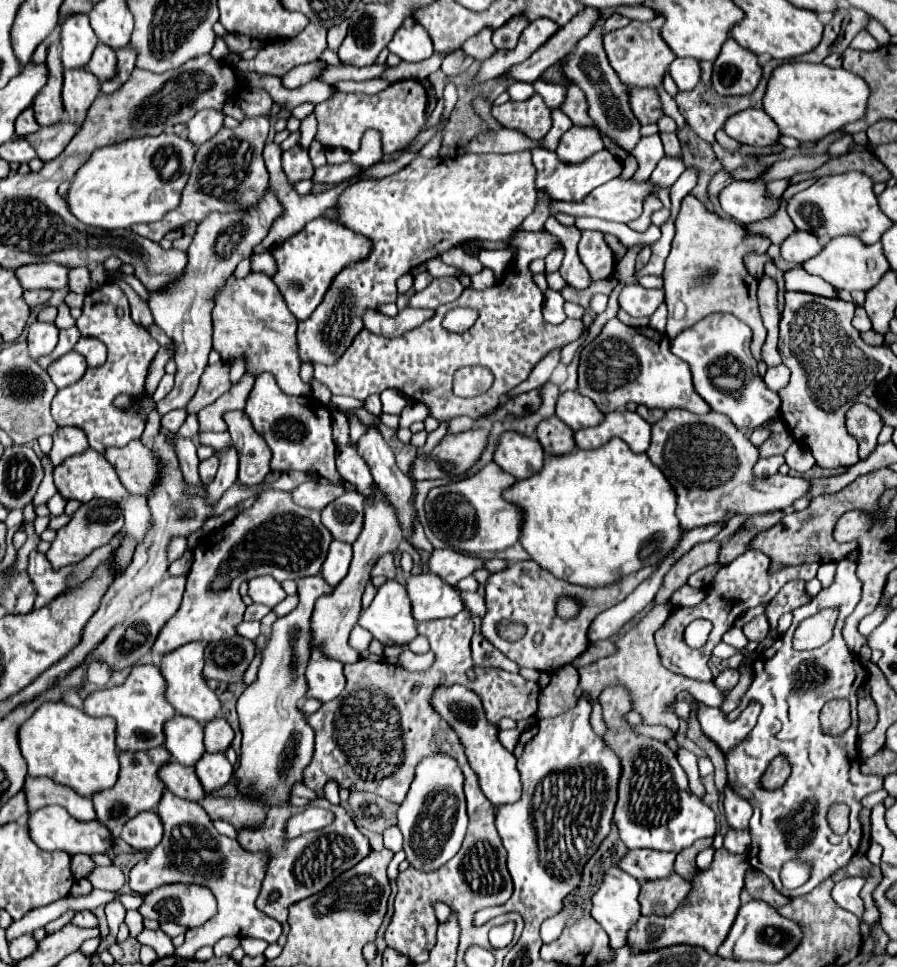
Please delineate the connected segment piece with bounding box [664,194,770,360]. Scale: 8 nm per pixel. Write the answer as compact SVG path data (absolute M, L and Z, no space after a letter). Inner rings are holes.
M688 194L682 200L682 208L676 218L676 236L672 240L672 250L666 258L664 268L664 294L668 304L666 334L670 338L676 338L682 330L690 328L710 314L728 312L752 328L754 336L750 348L752 356L760 360L760 348L766 340L766 328L762 326L758 312L758 280L748 272L744 256L750 252L764 254L768 246L770 242L766 238L746 236L742 224L708 212L698 198Z

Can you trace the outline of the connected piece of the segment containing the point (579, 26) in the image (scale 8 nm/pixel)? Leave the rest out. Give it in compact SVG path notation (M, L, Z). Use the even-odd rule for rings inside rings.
M586 8L584 12L576 14L564 28L560 28L546 44L542 44L528 60L522 64L512 66L508 72L504 72L504 78L512 78L516 82L536 82L552 64L558 64L576 42L590 32L598 16L596 8Z

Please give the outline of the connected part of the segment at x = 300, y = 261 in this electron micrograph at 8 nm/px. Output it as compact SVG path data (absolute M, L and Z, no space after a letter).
M316 218L302 232L294 234L284 244L272 250L278 264L278 272L272 278L280 288L290 312L296 314L298 320L304 320L316 310L336 274L368 258L370 252L372 252L372 242L366 236L352 232L342 224L332 224L326 222L324 218Z

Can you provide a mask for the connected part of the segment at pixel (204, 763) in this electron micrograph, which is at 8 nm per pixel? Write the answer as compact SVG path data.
M206 752L200 758L200 762L196 762L194 770L206 792L216 792L232 776L232 764L226 760L222 752L214 752L214 754Z

